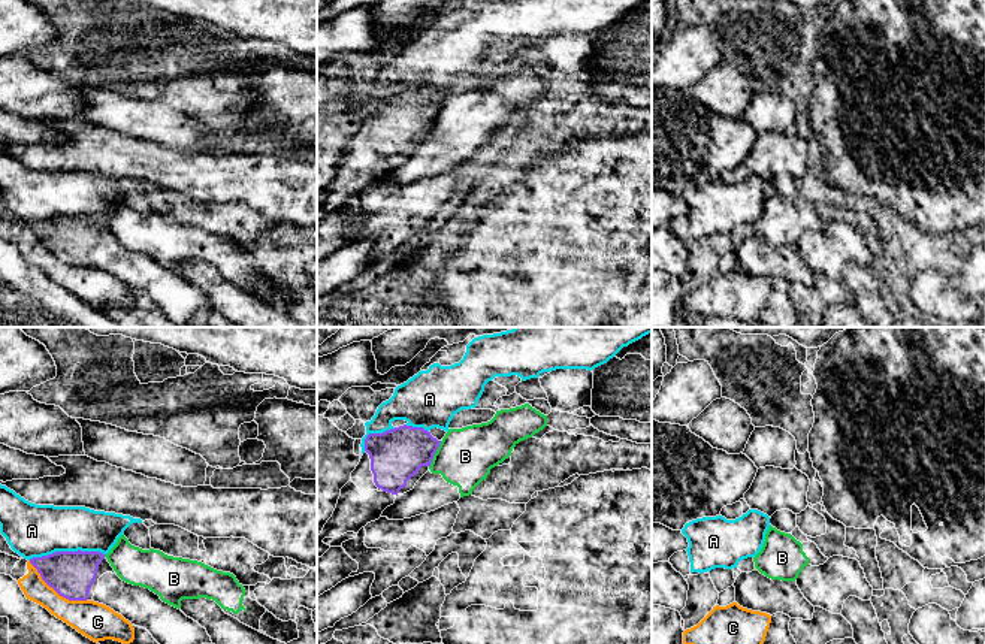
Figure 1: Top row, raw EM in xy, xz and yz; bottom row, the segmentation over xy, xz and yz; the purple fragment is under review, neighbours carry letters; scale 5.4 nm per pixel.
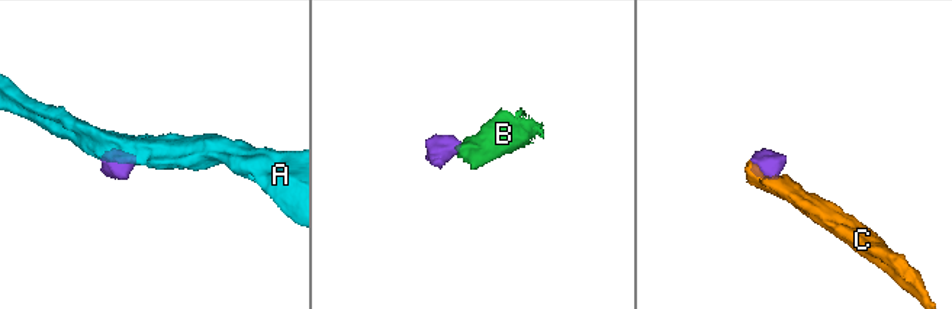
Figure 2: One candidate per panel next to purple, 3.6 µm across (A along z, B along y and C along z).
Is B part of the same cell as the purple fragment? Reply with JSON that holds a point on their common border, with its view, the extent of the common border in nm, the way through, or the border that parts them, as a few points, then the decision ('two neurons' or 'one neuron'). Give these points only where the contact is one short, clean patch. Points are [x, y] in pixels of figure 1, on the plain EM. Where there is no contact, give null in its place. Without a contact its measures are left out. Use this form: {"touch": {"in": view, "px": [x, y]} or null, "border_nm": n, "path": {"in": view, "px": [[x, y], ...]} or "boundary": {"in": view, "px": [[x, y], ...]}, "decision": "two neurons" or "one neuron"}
{"touch": {"in": "xz", "px": [434, 118]}, "border_nm": 160, "boundary": {"in": "xz", "px": [[441, 106], [429, 132]]}, "decision": "two neurons"}

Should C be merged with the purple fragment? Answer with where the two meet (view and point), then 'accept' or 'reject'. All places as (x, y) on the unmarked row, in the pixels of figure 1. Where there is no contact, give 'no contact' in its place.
xy (56, 256) | reject

